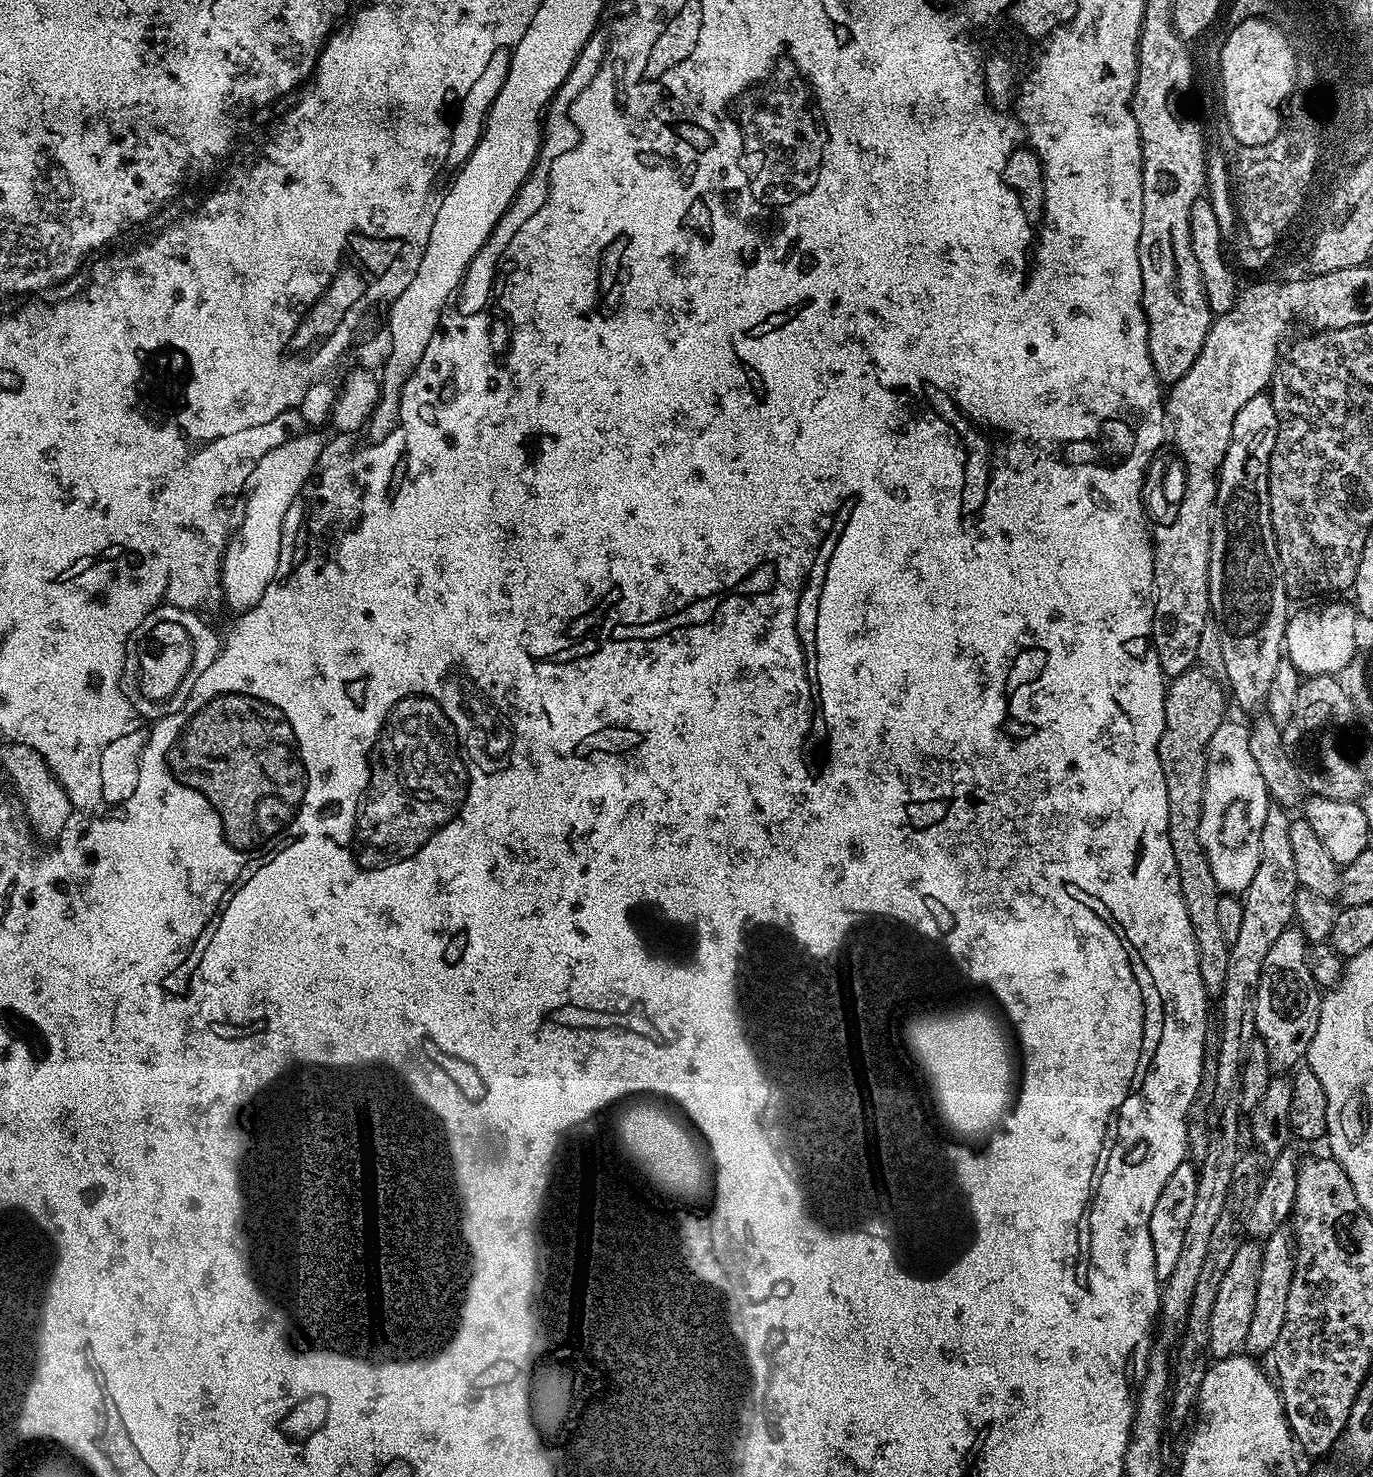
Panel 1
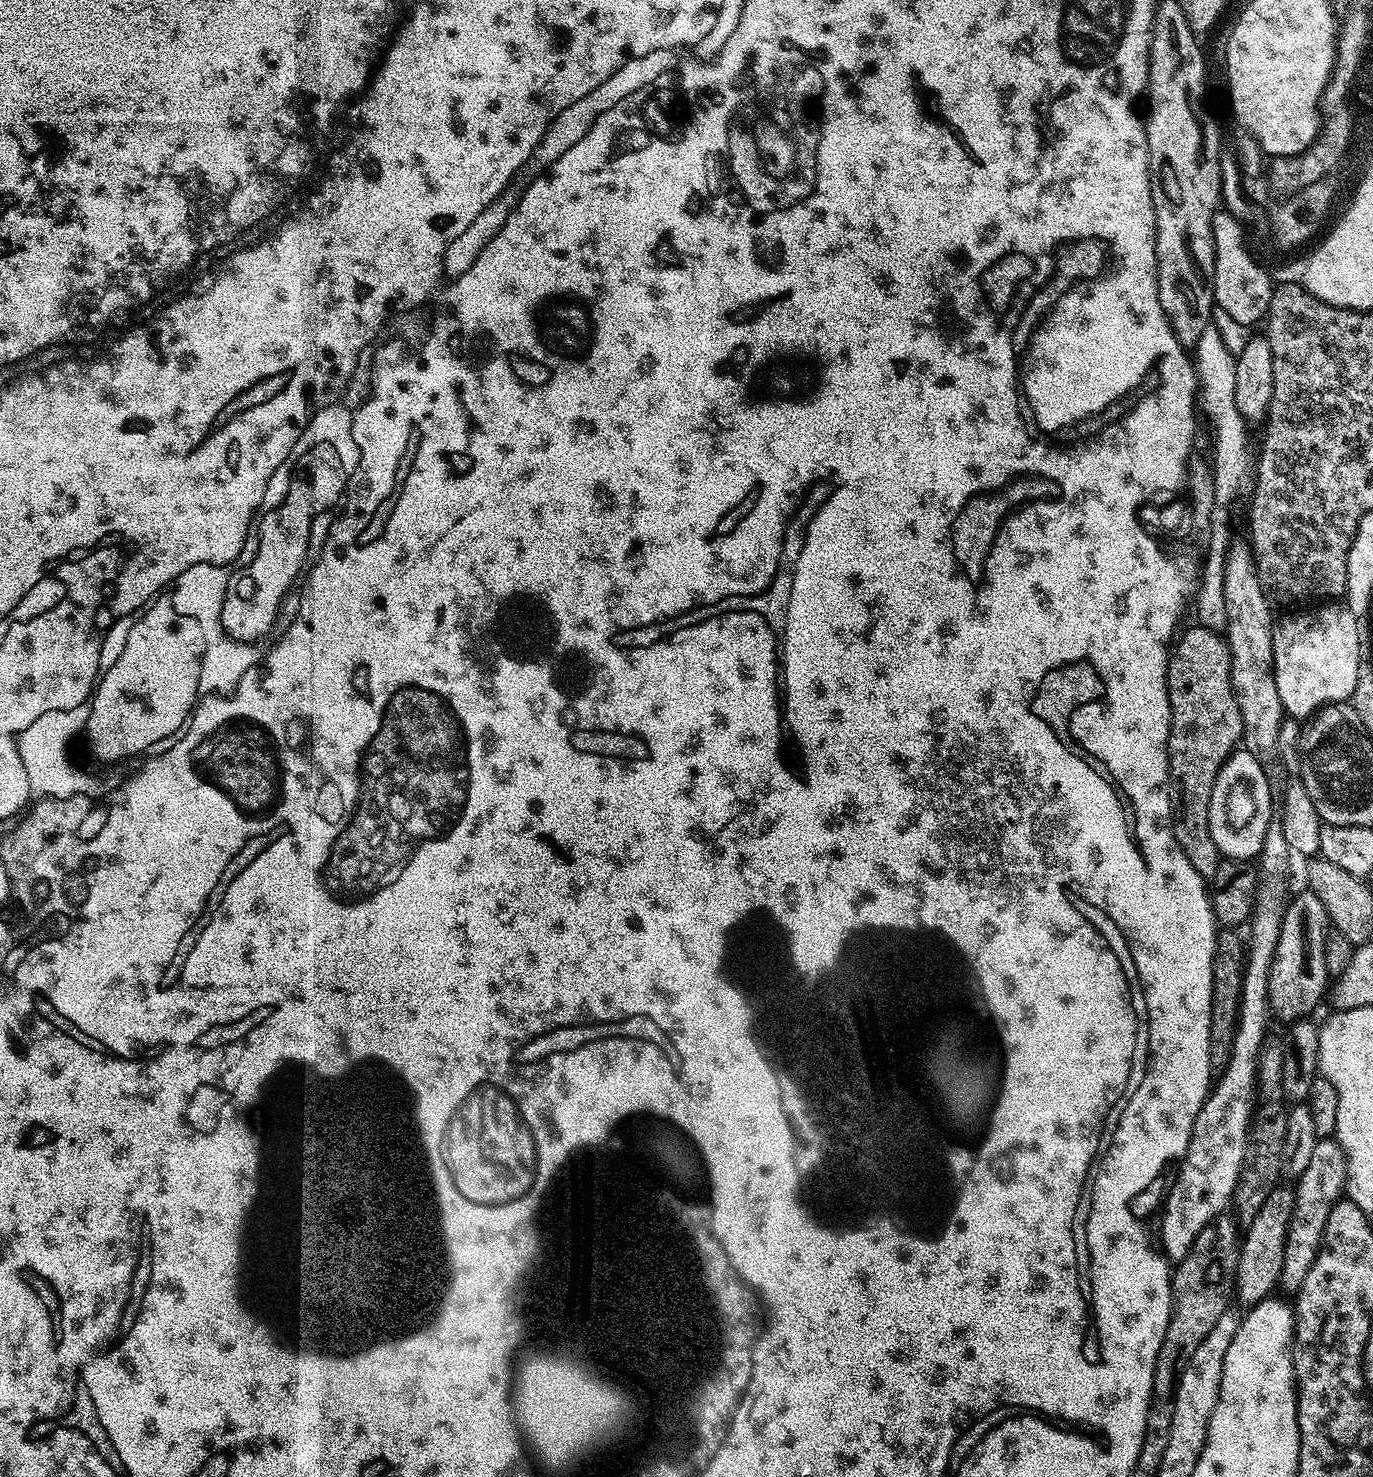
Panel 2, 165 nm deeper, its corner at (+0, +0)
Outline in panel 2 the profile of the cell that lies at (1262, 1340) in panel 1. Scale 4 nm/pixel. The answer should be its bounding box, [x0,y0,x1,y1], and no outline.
[1278,1138,1348,1294]

